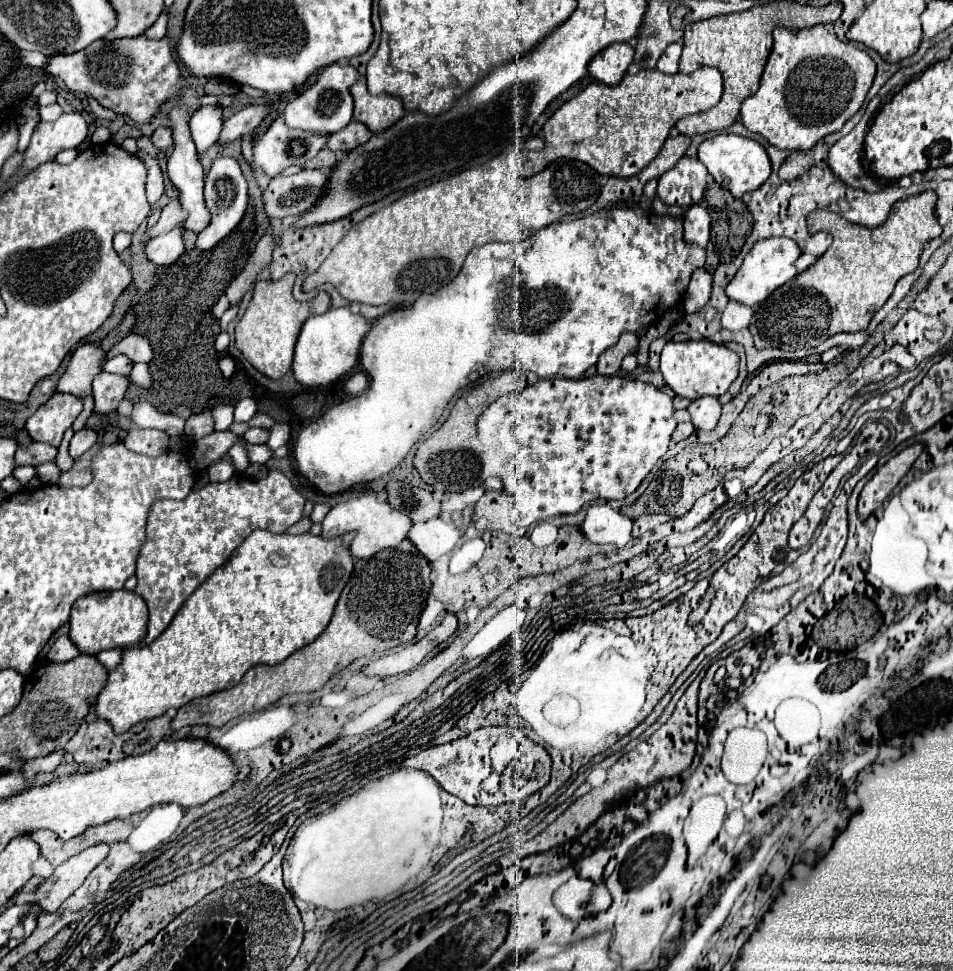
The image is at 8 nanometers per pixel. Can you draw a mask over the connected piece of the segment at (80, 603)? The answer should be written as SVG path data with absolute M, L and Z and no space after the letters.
M129 590L97 592L79 598L71 608L71 632L69 638L79 648L81 654L99 654L111 648L127 648L139 644L147 636L147 606L141 596Z

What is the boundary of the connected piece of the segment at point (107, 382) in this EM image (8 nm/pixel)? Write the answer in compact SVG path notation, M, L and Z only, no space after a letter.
M103 372L93 380L93 398L95 398L95 414L111 414L117 410L119 402L125 396L129 382L125 376Z

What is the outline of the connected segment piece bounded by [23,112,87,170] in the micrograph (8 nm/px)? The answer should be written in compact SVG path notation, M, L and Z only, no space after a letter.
M79 112L63 114L55 122L39 122L31 142L23 152L23 168L35 170L45 162L55 160L61 150L77 148L87 138L87 122Z

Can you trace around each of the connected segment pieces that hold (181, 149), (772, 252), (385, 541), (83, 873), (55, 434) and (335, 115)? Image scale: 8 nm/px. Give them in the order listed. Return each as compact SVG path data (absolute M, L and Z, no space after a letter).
M177 106L173 108L171 112L171 122L173 122L173 140L175 140L175 150L169 158L169 178L171 182L175 184L175 188L179 190L179 200L183 204L183 208L189 212L189 218L185 220L185 228L187 230L193 230L193 232L201 232L211 216L209 216L209 210L205 208L205 200L203 200L203 178L205 178L205 172L203 172L203 166L199 164L197 160L197 152L195 152L195 144L191 140L191 134L189 134L189 108L187 106Z
M765 238L765 240L759 240L751 248L751 252L745 256L743 266L739 268L739 272L735 274L735 278L729 282L727 296L731 300L737 300L737 302L747 304L747 306L761 304L773 290L777 290L787 280L791 280L793 276L797 276L795 260L799 256L801 256L801 250L799 250L797 242L793 242L791 238Z
M363 494L357 498L349 498L345 502L339 502L331 508L331 512L323 520L323 538L335 538L345 532L355 530L355 542L353 542L353 556L355 558L371 558L379 550L395 548L407 538L407 532L411 528L411 520L401 510L395 510L389 506L387 500L379 500L375 494Z
M97 844L69 858L65 864L57 866L55 872L37 888L35 904L43 912L55 912L91 874L91 870L101 864L109 854L107 844Z
M53 394L49 402L45 402L25 424L29 436L35 442L47 442L59 446L67 428L71 428L73 420L83 410L83 402L71 394Z
M331 64L321 72L321 78L287 104L283 110L285 122L291 128L309 130L315 134L335 134L345 128L353 118L353 98L349 94L351 84L355 84L359 72L351 64Z

